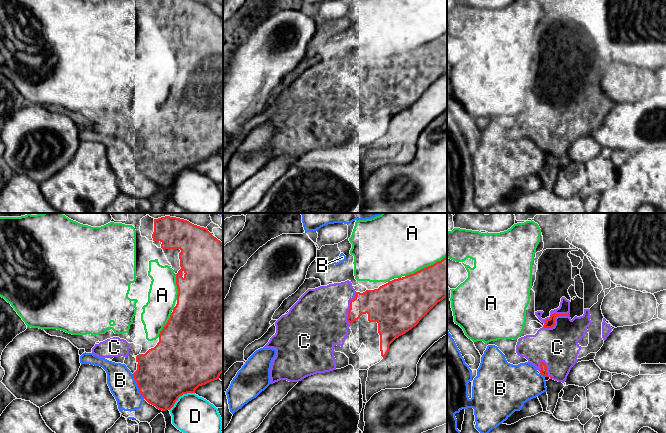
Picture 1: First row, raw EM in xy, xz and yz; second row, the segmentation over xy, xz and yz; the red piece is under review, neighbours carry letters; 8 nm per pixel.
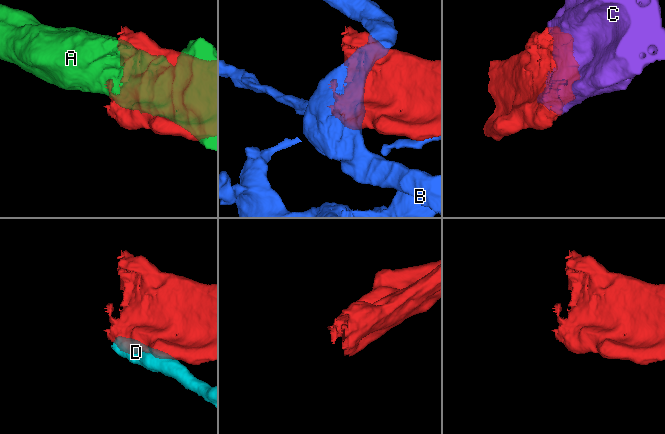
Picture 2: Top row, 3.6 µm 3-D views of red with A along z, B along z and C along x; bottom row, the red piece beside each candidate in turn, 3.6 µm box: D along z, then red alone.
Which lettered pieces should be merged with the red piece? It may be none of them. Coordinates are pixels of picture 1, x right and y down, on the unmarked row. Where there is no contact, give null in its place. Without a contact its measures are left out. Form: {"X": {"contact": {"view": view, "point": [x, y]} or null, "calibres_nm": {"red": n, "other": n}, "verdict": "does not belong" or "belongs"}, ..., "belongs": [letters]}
{"A": {"contact": {"view": "xz", "point": [425, 43]}, "calibres_nm": {"red": 340, "other": 420}, "verdict": "does not belong"}, "B": {"contact": {"view": "xy", "point": [137, 161]}, "calibres_nm": {"red": 440, "other": 220}, "verdict": "does not belong"}, "C": {"contact": {"view": "yz", "point": [554, 96]}, "calibres_nm": {"red": 70, "other": 320}, "verdict": "belongs"}, "D": {"contact": {"view": "xy", "point": [180, 171]}, "calibres_nm": {"red": 480, "other": 320}, "verdict": "does not belong"}, "belongs": ["C"]}

